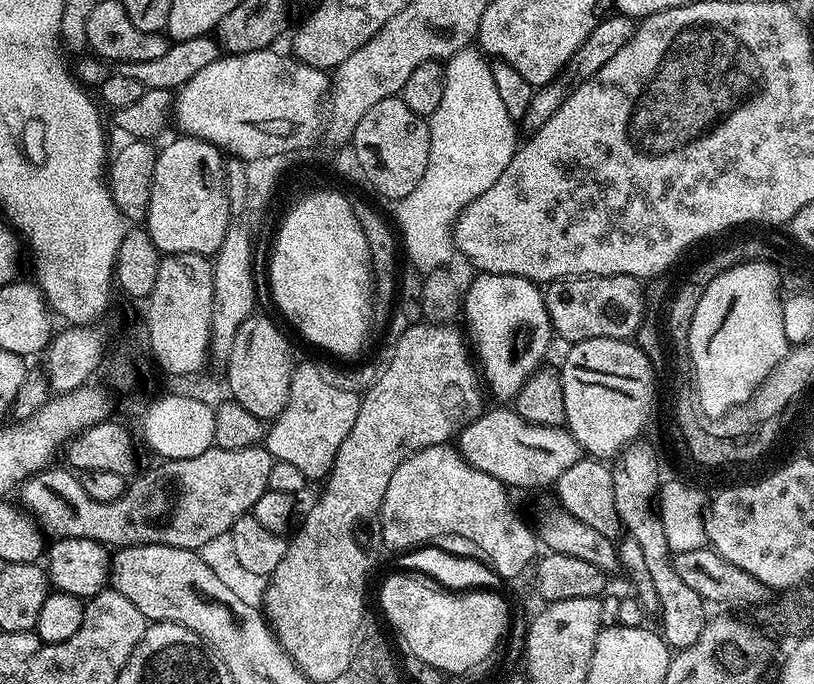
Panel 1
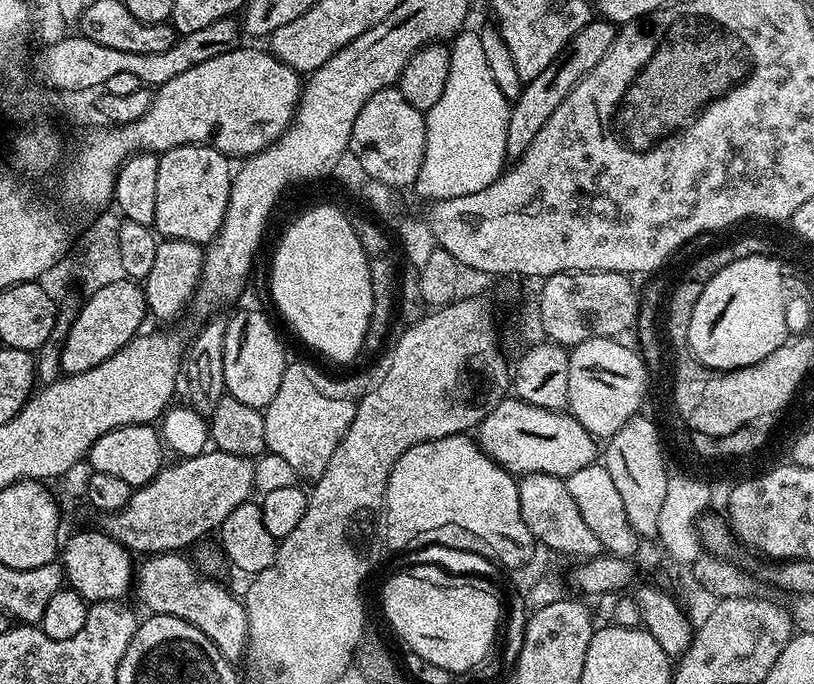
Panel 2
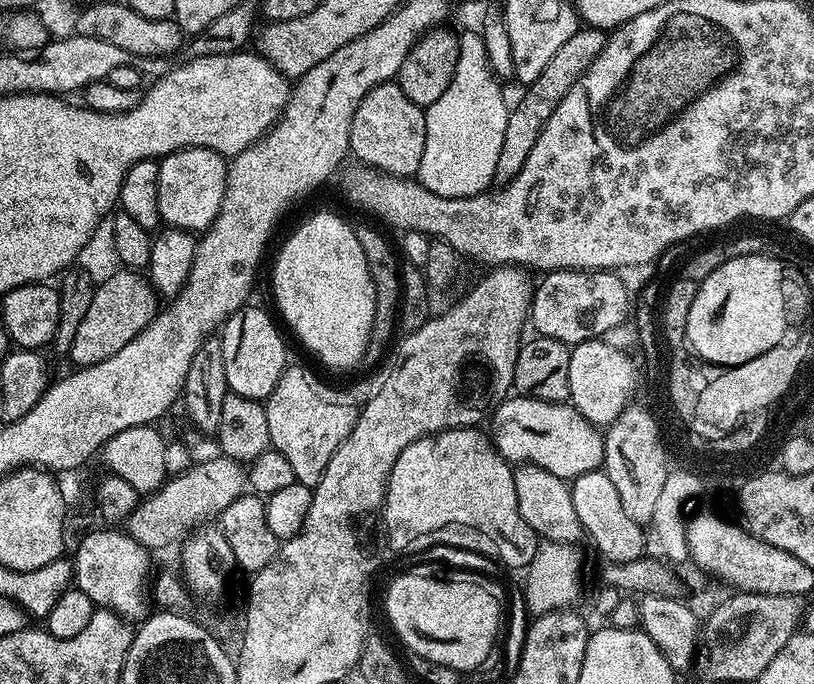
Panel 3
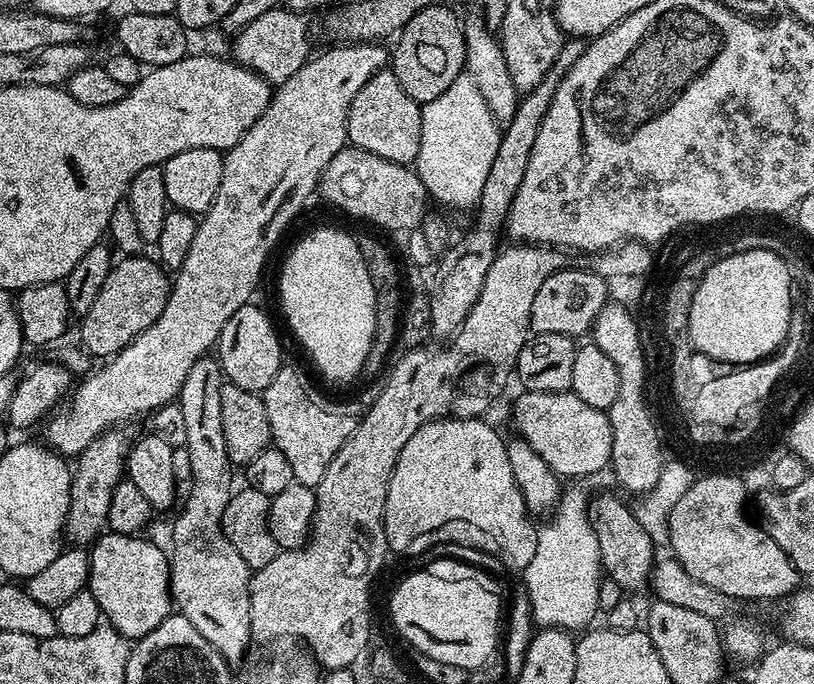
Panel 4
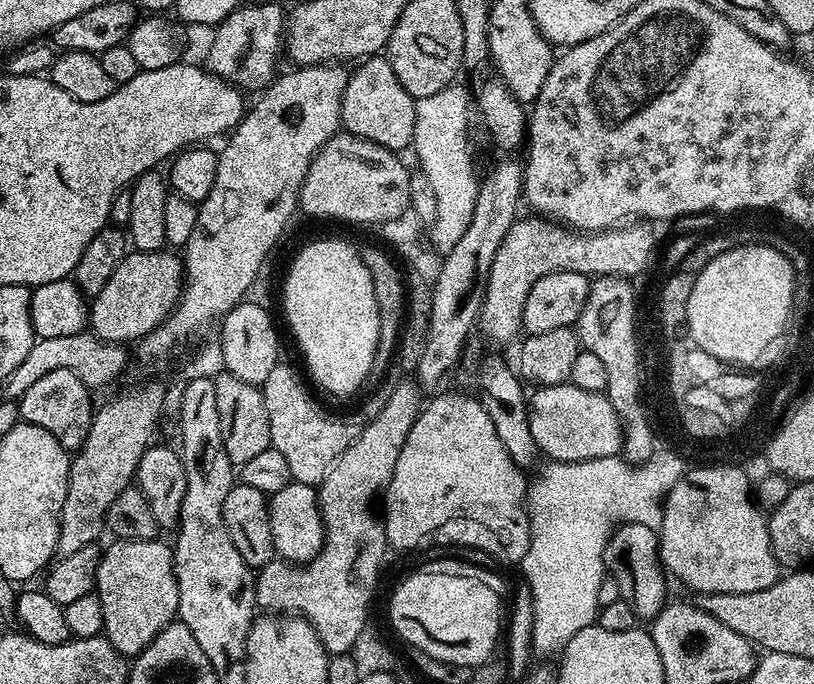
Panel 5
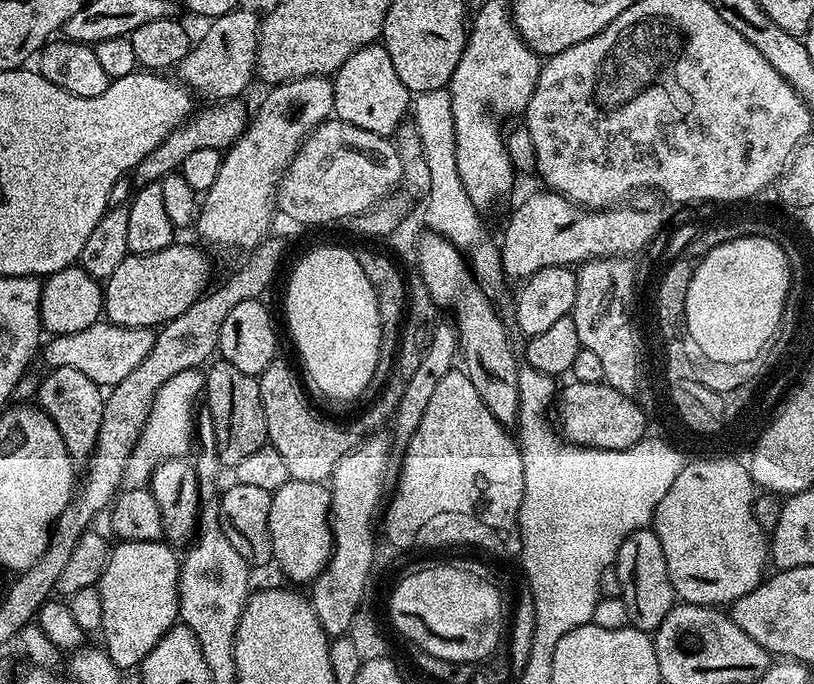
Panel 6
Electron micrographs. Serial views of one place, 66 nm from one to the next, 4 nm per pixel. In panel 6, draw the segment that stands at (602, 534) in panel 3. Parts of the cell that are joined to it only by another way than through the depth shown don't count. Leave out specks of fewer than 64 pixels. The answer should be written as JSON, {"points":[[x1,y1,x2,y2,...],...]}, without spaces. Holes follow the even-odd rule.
{"points":[[647,527,630,533,616,552,614,567,618,574,618,582,622,582,622,596,626,602,629,625,637,628,639,632,655,633,678,600,670,582,666,554,662,554,662,542,658,542,655,530]]}

